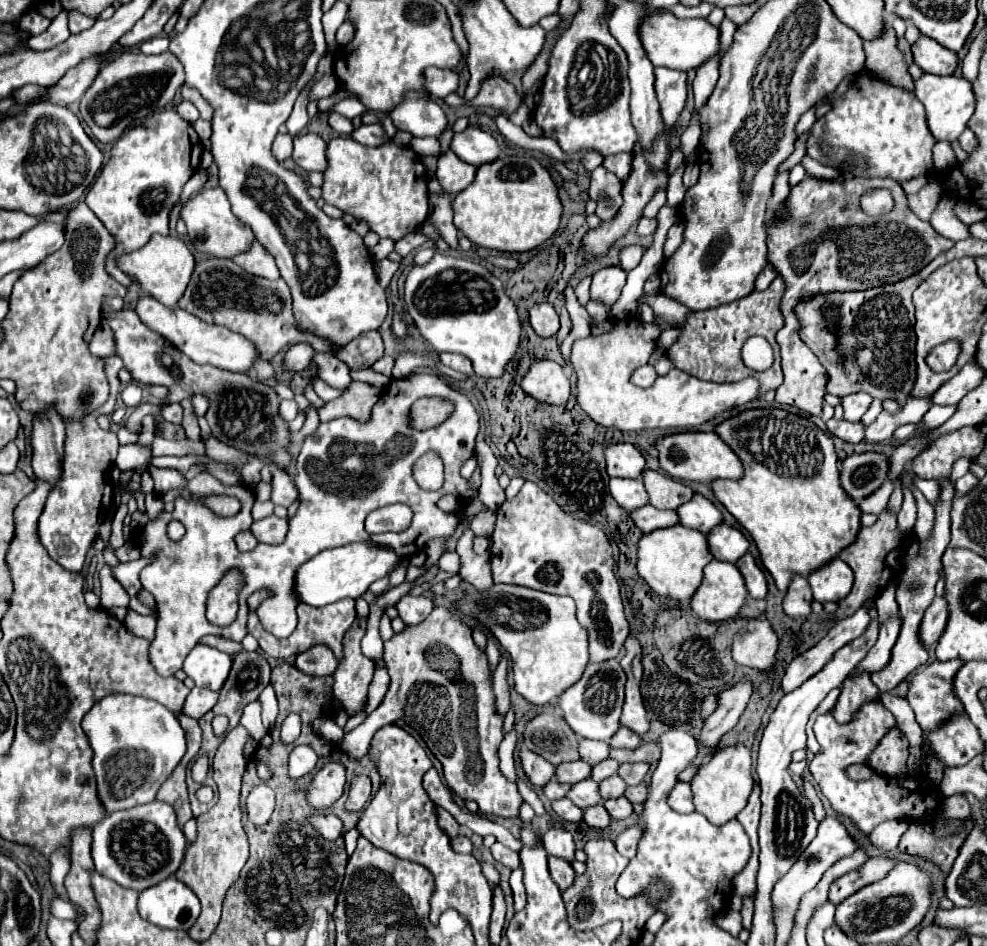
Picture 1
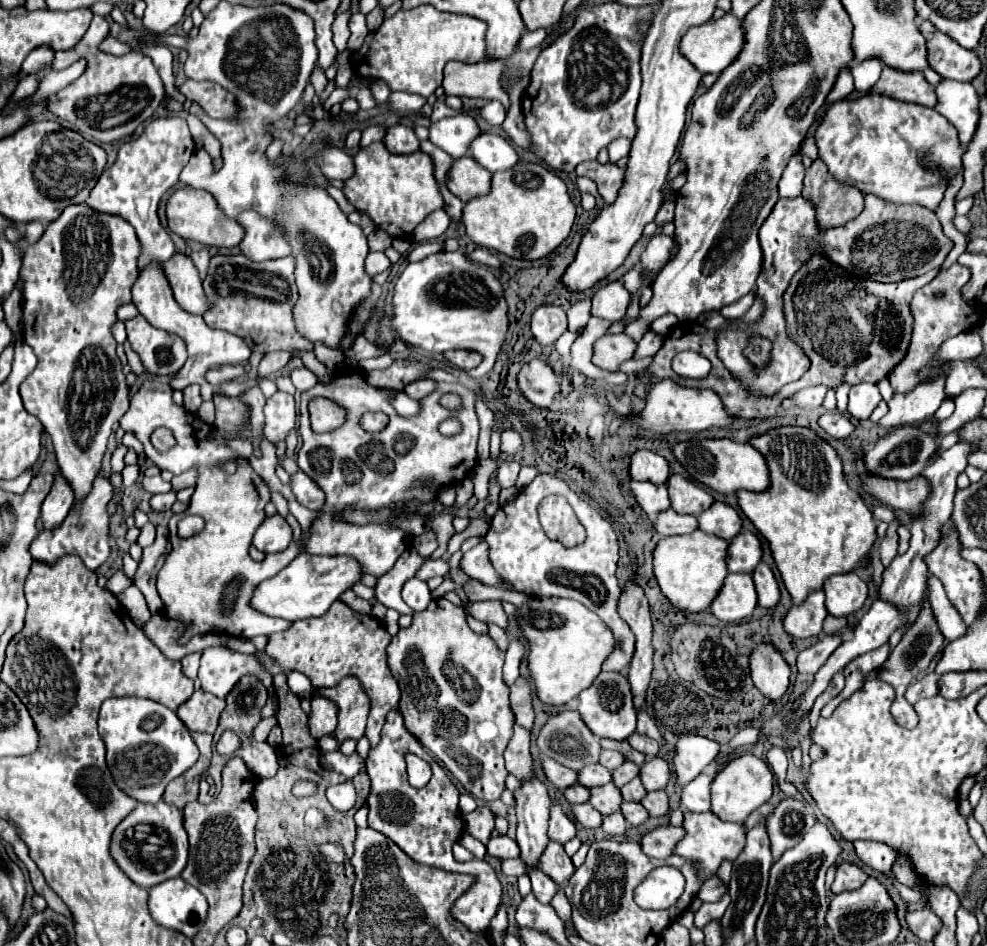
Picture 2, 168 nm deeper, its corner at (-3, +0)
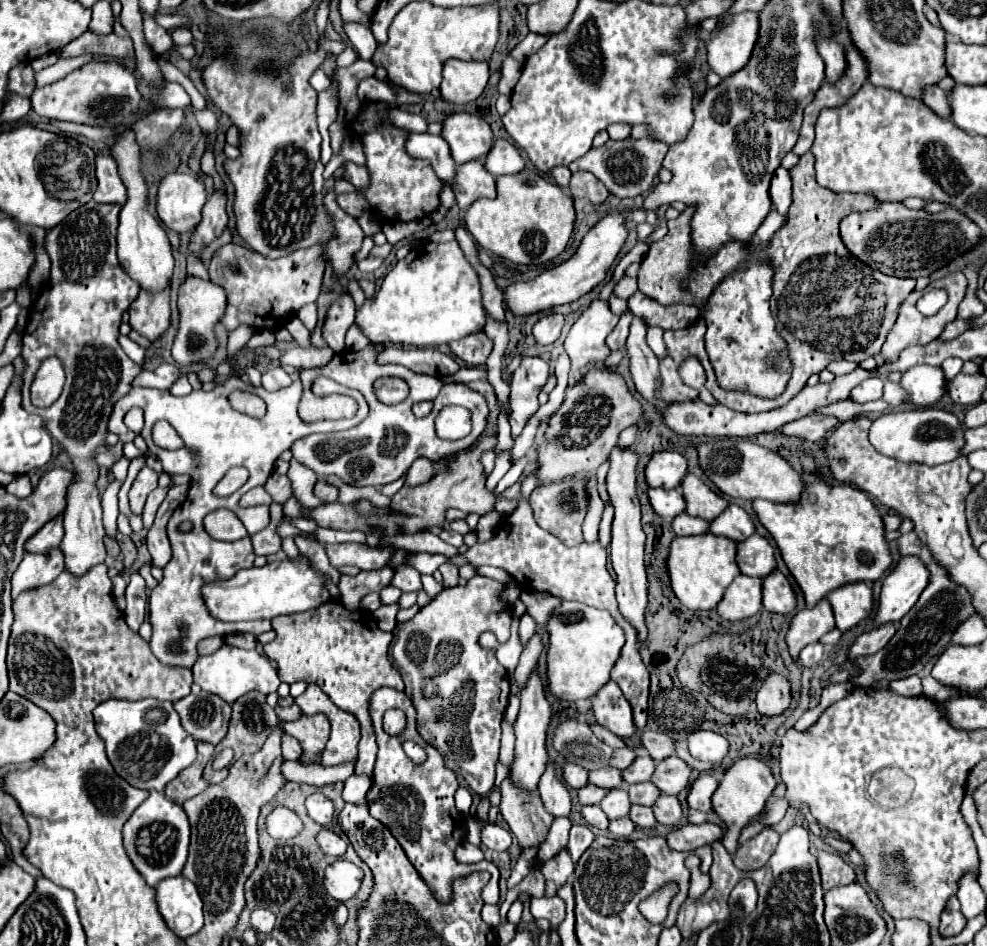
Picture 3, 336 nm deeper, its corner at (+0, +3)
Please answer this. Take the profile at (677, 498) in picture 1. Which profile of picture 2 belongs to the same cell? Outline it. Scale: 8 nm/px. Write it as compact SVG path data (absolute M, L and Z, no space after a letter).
M671 474L667 480L667 490L669 490L669 500L671 500L671 508L679 514L701 514L703 510L707 510L713 504L713 496L697 486L695 482L679 476L679 474Z

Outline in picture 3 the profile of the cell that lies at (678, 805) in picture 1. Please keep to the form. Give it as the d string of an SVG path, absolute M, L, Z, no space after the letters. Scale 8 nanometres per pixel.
M700 775L688 795L688 805L696 811L712 811L712 795L718 789L718 779L714 775Z

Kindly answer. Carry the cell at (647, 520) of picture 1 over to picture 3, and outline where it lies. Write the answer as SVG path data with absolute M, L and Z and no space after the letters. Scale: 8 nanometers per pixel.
M686 513L674 517L672 521L672 527L676 531L676 535L700 535L700 533L706 533L710 523L700 519L700 517L690 517Z

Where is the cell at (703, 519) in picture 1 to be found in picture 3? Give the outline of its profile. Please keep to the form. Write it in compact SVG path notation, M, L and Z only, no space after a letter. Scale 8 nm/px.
M728 505L728 509L710 523L710 531L714 535L724 535L724 537L740 543L748 535L754 535L756 527L754 527L750 515L742 507Z

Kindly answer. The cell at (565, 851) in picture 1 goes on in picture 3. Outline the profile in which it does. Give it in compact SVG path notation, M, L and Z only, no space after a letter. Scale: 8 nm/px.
M548 761L544 775L538 783L538 793L554 817L566 817L570 813L570 793L562 781L562 777L556 773L556 767L552 761Z

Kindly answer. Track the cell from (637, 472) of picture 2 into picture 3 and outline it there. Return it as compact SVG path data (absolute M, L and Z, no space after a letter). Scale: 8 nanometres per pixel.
M662 451L652 457L646 467L646 481L648 485L660 489L676 489L684 479L688 469L688 461L674 451Z

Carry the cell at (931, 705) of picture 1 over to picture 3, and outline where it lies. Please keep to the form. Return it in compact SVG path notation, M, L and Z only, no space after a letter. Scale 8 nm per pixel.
M912 675L906 679L898 679L898 681L890 681L890 691L904 695L904 697L920 697L922 695L922 685L920 685L920 677Z

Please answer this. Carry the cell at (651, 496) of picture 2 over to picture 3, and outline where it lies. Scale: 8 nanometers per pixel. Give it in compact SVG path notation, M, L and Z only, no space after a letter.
M650 489L648 495L654 511L664 519L672 519L686 511L686 501L680 489Z

